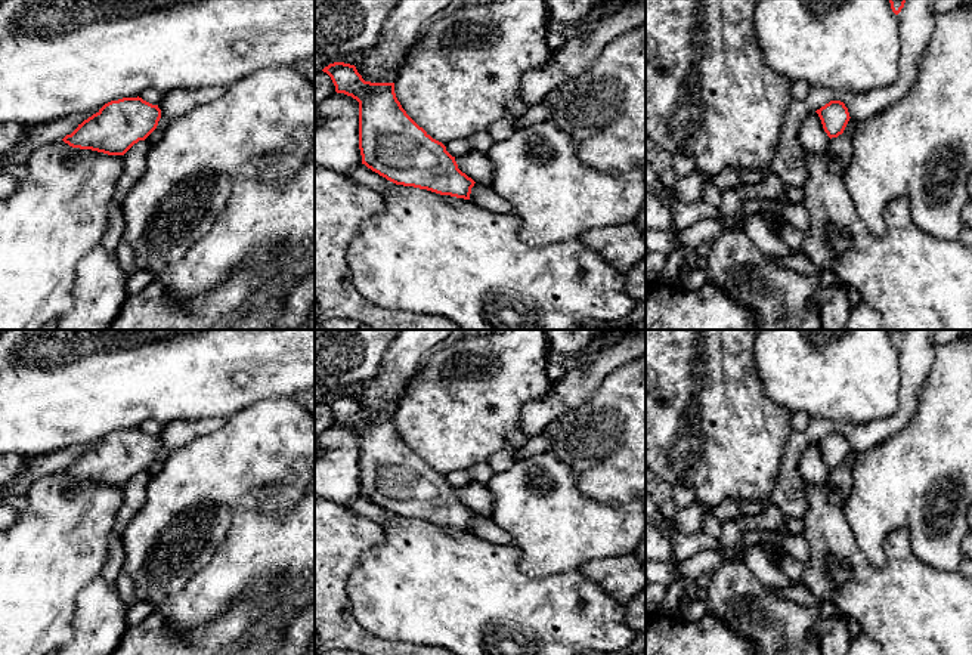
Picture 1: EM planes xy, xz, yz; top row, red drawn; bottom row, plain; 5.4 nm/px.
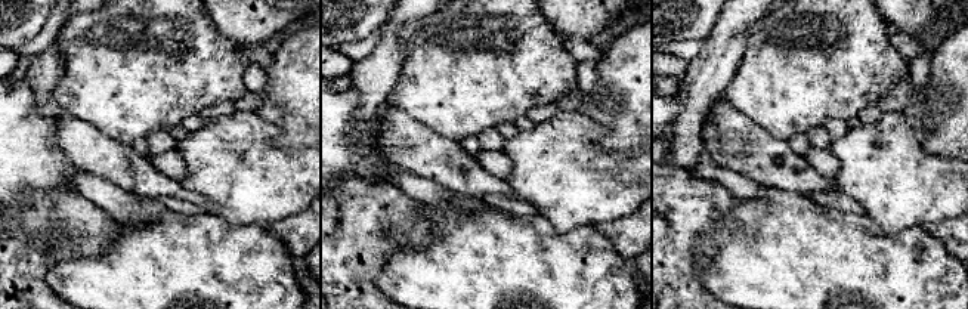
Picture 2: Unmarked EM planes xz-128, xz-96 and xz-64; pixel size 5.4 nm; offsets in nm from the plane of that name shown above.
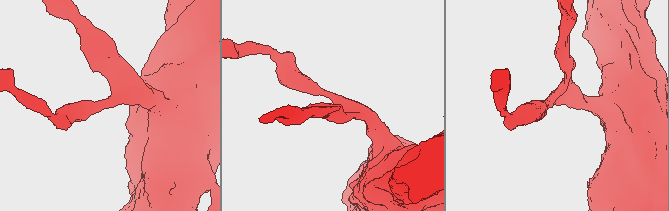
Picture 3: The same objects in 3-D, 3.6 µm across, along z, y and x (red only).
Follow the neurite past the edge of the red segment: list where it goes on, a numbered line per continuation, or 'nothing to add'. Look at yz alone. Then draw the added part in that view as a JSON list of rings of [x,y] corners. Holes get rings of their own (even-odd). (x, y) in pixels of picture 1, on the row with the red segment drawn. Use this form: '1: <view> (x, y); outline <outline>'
nothing to add

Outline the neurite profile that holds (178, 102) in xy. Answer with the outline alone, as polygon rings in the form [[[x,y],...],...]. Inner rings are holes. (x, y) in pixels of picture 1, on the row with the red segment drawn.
[[[207,86],[198,89],[177,89],[162,95],[158,108],[161,118],[157,129],[145,139],[151,146],[157,145],[173,120],[192,108],[214,101],[226,92],[223,86]]]

